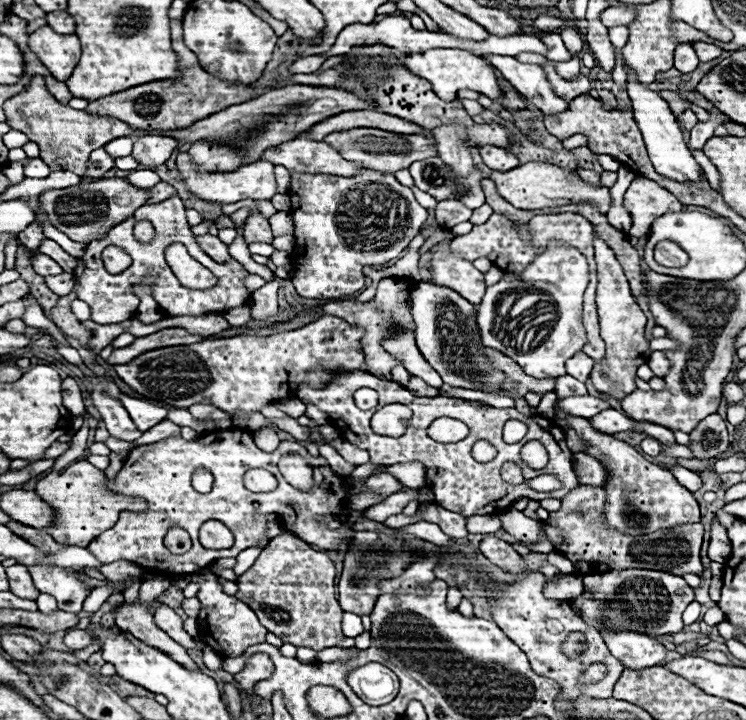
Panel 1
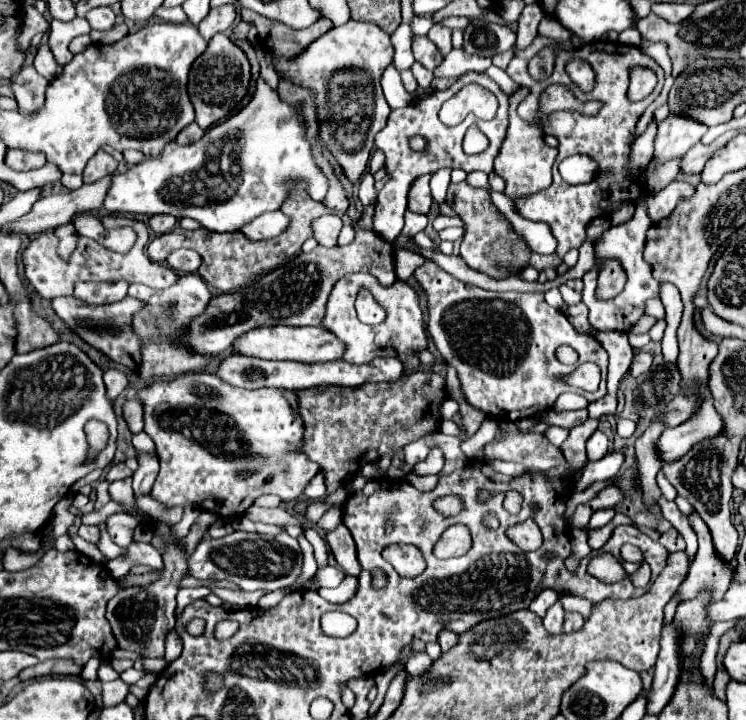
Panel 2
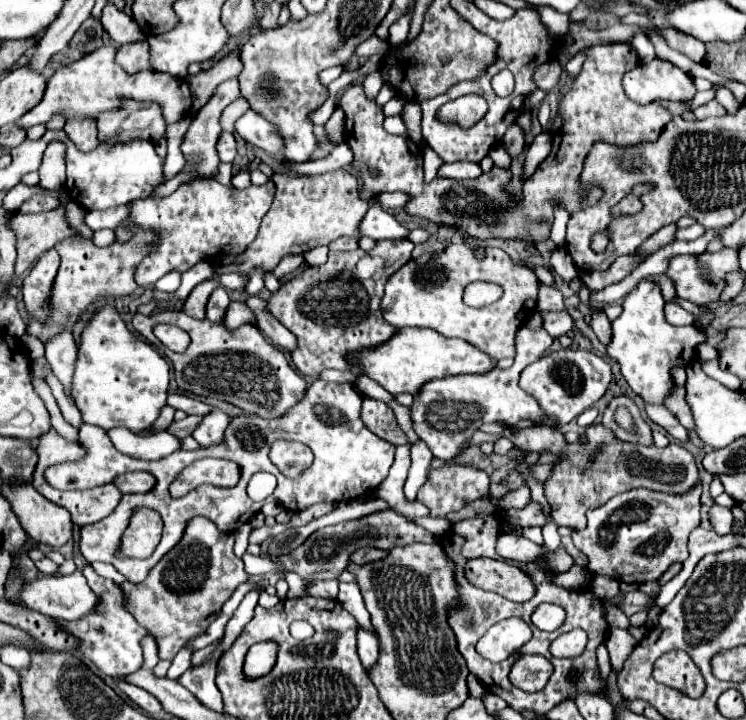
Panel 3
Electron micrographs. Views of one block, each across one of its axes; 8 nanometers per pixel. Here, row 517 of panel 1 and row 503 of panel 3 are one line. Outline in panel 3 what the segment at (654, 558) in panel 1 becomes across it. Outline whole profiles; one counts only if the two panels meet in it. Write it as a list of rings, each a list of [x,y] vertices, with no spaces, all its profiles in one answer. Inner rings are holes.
[[[596,422],[596,424],[592,424],[592,426],[588,426],[588,428],[586,428],[586,432],[584,432],[584,436],[586,436],[586,443],[584,443],[584,444],[579,443],[578,441],[574,442],[574,444],[568,444],[568,442],[566,442],[566,440],[564,440],[564,434],[562,434],[562,432],[560,432],[560,430],[554,430],[554,428],[540,428],[540,426],[538,426],[538,428],[526,428],[526,430],[522,430],[522,432],[514,432],[514,428],[506,428],[499,435],[495,435],[495,434],[491,435],[491,434],[487,434],[481,430],[478,430],[473,434],[473,436],[468,441],[467,447],[471,448],[471,447],[481,444],[483,442],[493,442],[494,443],[499,438],[504,437],[504,438],[508,438],[509,440],[512,440],[512,442],[514,442],[514,444],[516,444],[516,446],[518,446],[518,448],[522,448],[522,450],[528,450],[528,452],[542,452],[542,450],[554,450],[554,452],[560,452],[560,454],[566,454],[566,456],[568,456],[568,460],[564,460],[564,462],[560,462],[560,464],[558,464],[558,466],[556,466],[556,468],[554,468],[554,474],[552,474],[552,476],[550,476],[550,478],[548,478],[548,480],[546,480],[546,484],[544,484],[544,492],[546,492],[546,500],[548,500],[548,504],[550,504],[550,508],[552,508],[552,518],[554,518],[554,520],[556,520],[556,524],[558,524],[558,526],[570,526],[570,528],[574,528],[574,530],[582,530],[582,528],[586,528],[586,510],[590,510],[590,508],[598,508],[598,506],[602,506],[602,504],[606,504],[606,502],[608,502],[608,500],[610,500],[610,498],[612,498],[612,496],[616,496],[616,494],[620,494],[620,492],[628,492],[628,490],[634,490],[634,488],[648,488],[648,490],[658,490],[658,492],[670,492],[670,494],[682,494],[682,492],[686,492],[686,490],[690,490],[690,488],[692,488],[692,486],[694,486],[694,484],[696,484],[696,482],[698,482],[698,480],[700,480],[700,478],[698,478],[698,468],[696,468],[696,464],[694,464],[694,456],[692,456],[692,454],[690,454],[690,452],[688,452],[688,450],[686,450],[686,448],[684,448],[684,446],[680,446],[680,444],[676,444],[676,442],[670,442],[670,444],[668,444],[668,446],[666,446],[666,448],[658,448],[658,446],[656,446],[656,444],[650,444],[650,446],[642,446],[642,444],[630,444],[630,442],[622,442],[622,440],[614,440],[614,436],[612,436],[612,438],[608,438],[608,434],[610,434],[610,428],[606,428],[606,426],[602,426],[602,424],[600,424],[600,422]],[[599,444],[604,444],[604,446],[606,446],[606,448],[604,448],[604,450],[602,450],[602,452],[600,452],[600,453],[596,452],[596,448],[599,447]],[[591,450],[592,450],[592,452],[596,452],[596,454],[594,454],[595,457],[592,459],[592,462],[590,462],[590,460],[589,460]]]

